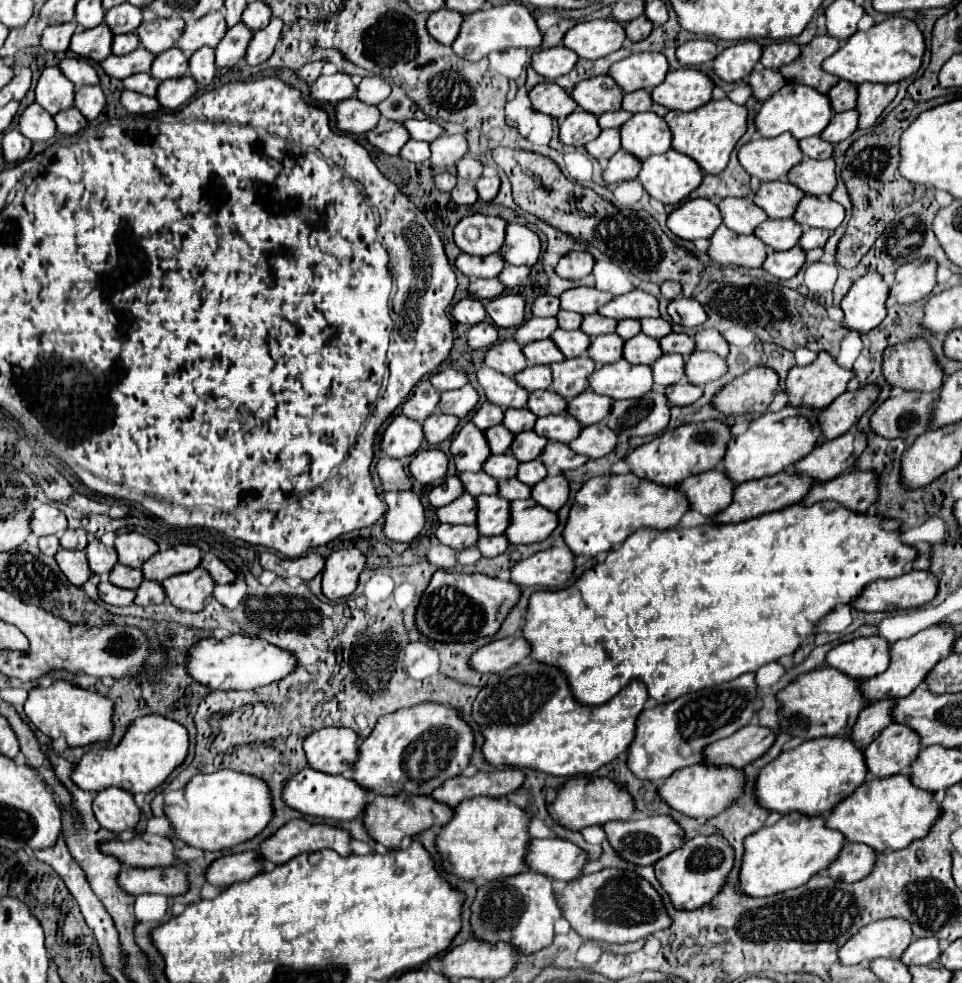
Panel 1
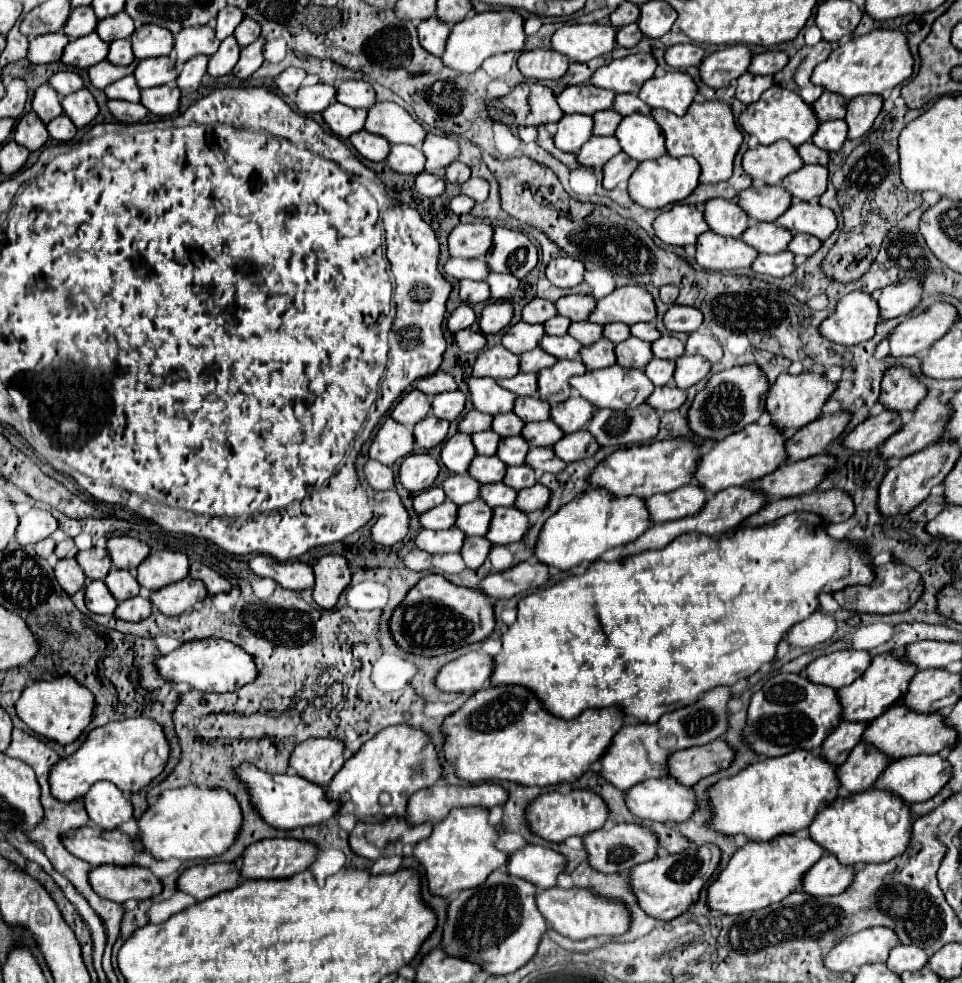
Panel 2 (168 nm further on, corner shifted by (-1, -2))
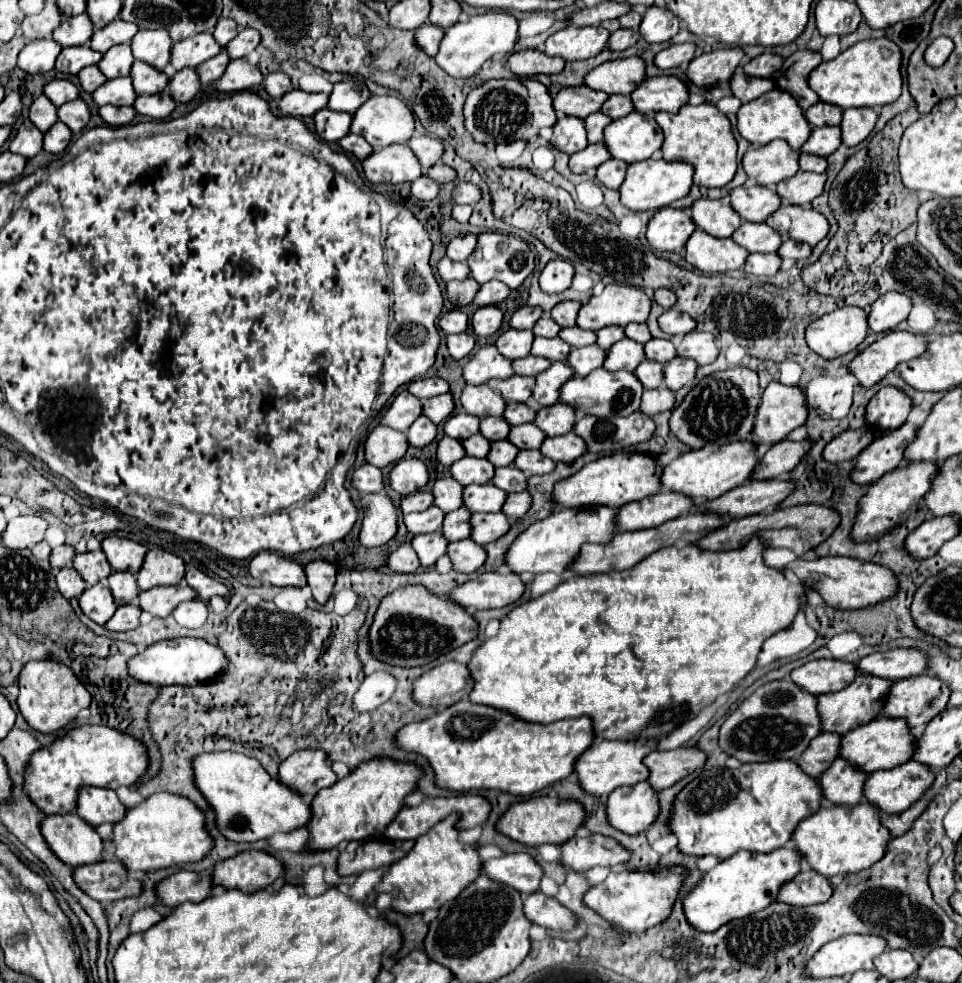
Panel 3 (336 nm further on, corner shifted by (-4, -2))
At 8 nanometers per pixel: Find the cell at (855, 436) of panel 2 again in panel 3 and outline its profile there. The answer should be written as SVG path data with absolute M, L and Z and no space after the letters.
M862 426L856 430L846 430L840 436L836 436L826 448L824 448L824 460L826 462L844 462L854 460L866 446L870 446L874 440L874 428Z

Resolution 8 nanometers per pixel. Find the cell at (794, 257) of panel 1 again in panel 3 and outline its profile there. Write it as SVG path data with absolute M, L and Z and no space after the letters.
M750 254L744 270L756 276L774 276L782 266L782 258L778 254Z

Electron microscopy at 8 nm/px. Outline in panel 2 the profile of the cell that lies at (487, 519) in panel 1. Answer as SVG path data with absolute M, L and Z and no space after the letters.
M481 500L463 504L457 510L455 528L459 528L465 536L485 536L485 530L489 528L489 516L493 516L493 510L487 504L481 504Z

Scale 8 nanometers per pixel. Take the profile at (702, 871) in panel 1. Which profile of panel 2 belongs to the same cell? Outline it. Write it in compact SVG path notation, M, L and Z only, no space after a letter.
M713 844L701 846L701 848L687 848L681 854L667 854L667 856L655 856L649 862L637 864L629 878L631 878L631 890L637 898L637 904L645 910L647 916L655 920L673 920L689 904L693 904L699 896L699 890L709 880L709 876L715 872L719 864L719 848Z

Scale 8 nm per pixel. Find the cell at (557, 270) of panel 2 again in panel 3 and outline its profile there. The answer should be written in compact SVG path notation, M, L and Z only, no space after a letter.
M552 260L540 274L540 288L548 294L558 294L570 288L574 278L574 266L566 260Z

